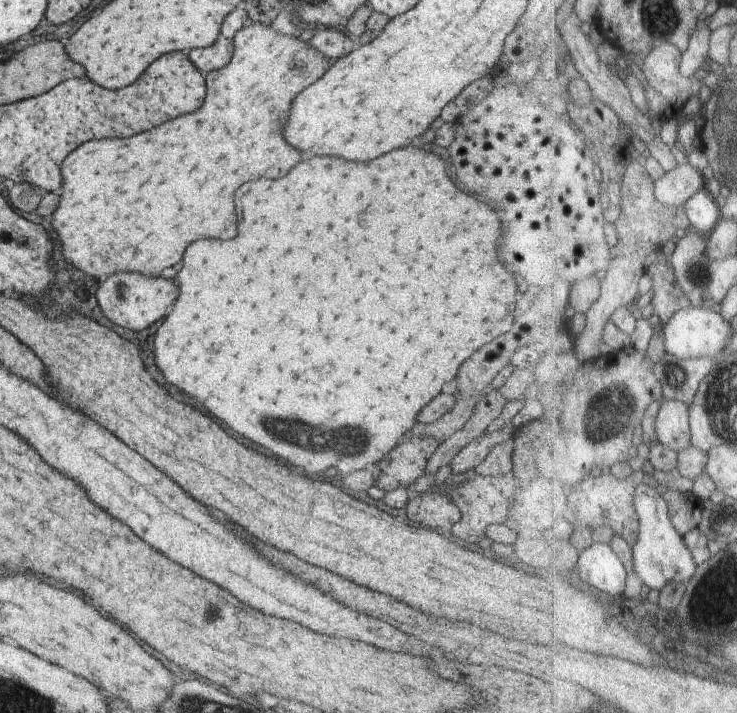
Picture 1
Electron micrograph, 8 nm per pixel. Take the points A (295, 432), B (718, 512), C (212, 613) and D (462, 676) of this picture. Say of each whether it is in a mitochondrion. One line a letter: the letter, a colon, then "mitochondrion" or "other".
A: mitochondrion
B: other
C: other
D: other

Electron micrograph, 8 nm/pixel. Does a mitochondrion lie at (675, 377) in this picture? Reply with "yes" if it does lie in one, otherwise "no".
yes

